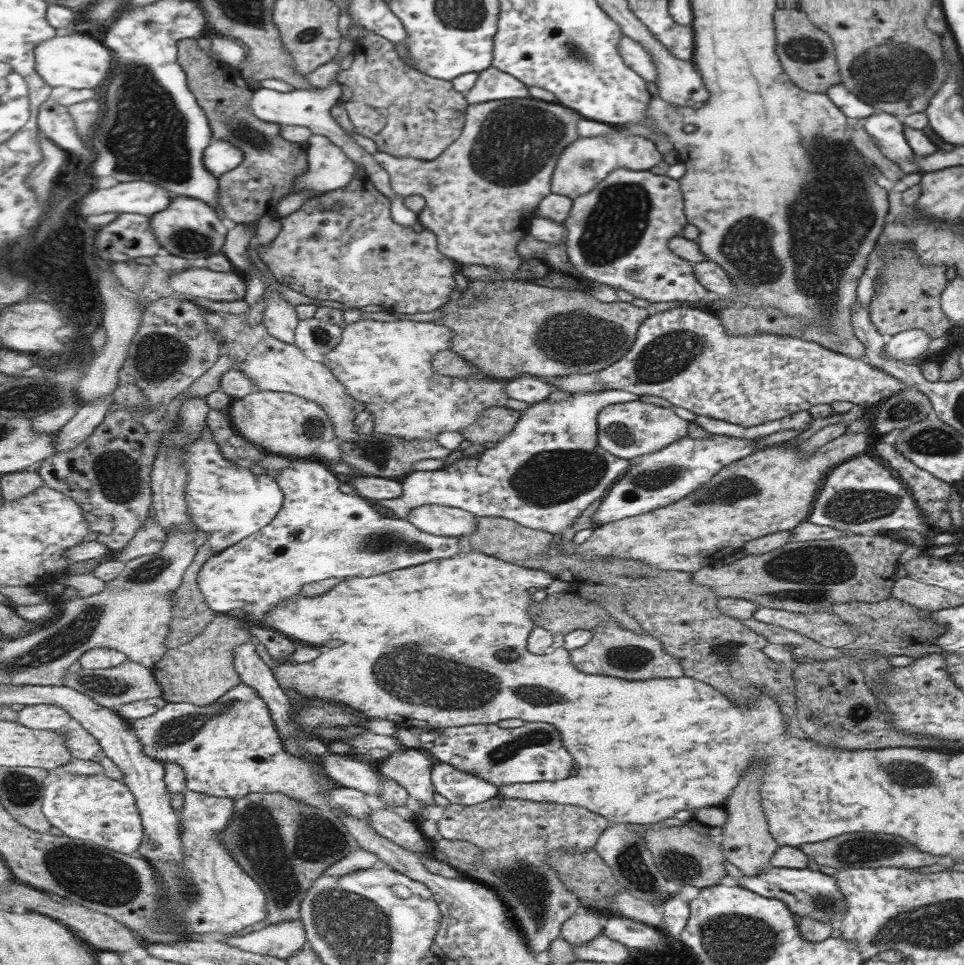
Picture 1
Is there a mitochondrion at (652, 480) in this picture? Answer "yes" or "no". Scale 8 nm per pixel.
yes

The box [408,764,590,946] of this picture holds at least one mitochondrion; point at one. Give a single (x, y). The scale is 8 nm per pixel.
(527, 888)

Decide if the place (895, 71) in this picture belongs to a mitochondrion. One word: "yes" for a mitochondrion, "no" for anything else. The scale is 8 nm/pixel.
yes

